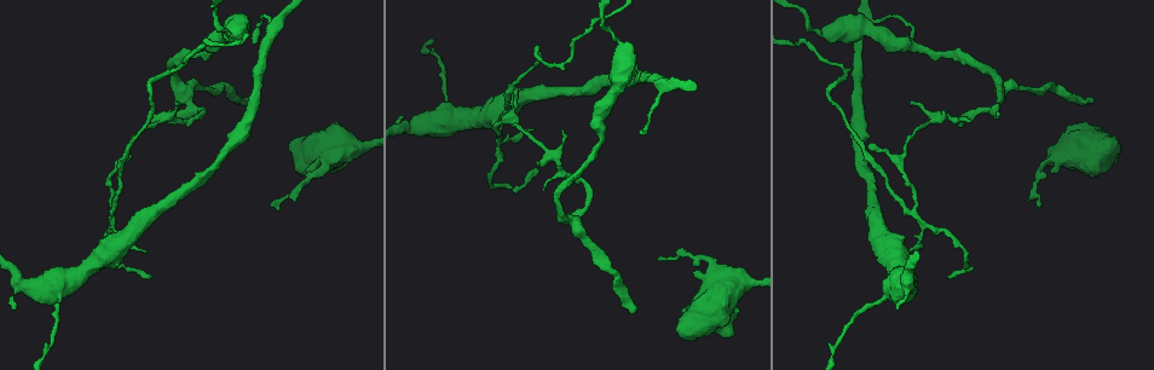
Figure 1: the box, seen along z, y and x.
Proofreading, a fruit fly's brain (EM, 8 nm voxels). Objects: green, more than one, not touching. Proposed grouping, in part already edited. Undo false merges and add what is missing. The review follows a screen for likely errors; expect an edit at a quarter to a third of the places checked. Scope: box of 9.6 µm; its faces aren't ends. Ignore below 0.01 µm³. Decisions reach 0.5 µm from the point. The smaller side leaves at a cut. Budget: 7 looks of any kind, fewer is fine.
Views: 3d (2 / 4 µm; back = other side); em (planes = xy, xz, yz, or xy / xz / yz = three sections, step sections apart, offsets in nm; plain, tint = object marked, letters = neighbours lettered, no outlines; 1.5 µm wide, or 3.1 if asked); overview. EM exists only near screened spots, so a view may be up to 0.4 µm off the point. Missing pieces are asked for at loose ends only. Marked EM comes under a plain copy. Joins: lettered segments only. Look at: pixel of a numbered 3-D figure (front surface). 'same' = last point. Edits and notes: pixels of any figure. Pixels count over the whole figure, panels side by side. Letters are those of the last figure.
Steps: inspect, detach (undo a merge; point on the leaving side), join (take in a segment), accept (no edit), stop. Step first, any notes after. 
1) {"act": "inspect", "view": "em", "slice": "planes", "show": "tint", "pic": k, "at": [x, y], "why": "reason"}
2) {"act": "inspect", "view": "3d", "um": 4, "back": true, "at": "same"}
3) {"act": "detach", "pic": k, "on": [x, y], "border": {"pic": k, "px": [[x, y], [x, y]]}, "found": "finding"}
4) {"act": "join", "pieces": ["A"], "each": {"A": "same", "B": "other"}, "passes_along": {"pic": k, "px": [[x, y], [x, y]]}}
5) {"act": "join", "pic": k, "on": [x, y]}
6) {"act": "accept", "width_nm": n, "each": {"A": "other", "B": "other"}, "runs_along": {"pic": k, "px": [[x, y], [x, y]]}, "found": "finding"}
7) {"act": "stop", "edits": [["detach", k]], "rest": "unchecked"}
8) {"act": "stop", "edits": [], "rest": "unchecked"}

{"act": "inspect", "view": "em", "slice": "planes", "show": "letters", "pic": 1, "at": [149, 275]}

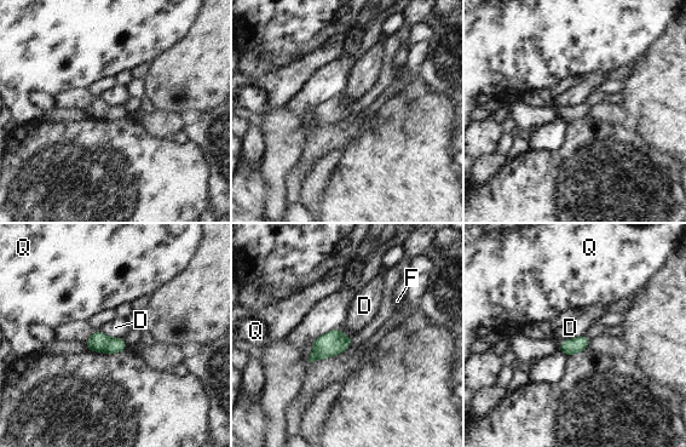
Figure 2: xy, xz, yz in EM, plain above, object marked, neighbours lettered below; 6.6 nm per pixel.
{"act": "accept", "each": {"D": "other", "F": "other", "Q": "other"}, "found": "none of them fits"}

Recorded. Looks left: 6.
{"act": "inspect", "view": "em", "slice": "xy", "step": 4, "show": "tint", "pic": 1, "at": [873, 302], "why": "calibre changes"}

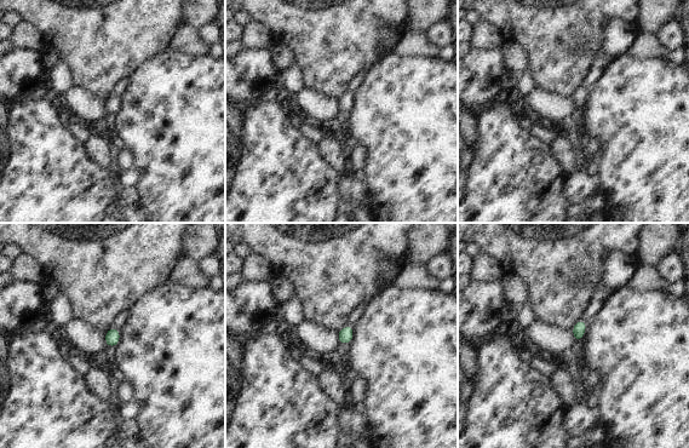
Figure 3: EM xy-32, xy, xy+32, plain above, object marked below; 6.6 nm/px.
{"act": "inspect", "view": "em", "slice": "planes", "show": "letters", "at": "same", "why": "another direction"}

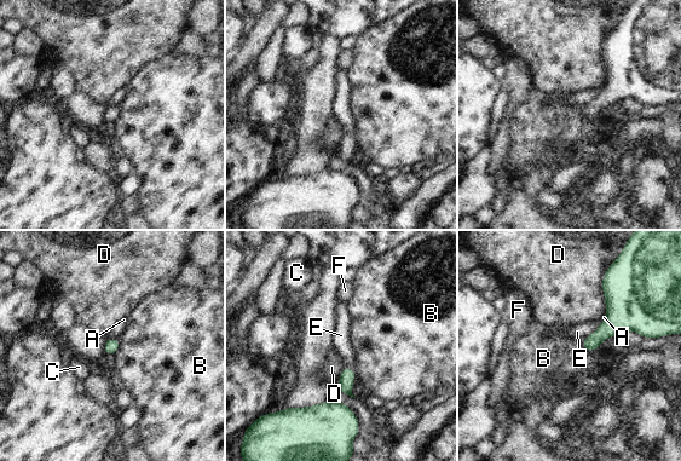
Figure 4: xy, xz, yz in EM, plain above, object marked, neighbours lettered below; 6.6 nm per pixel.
{"act": "accept", "longest_contact_nm": ["D", 320], "each": {"A": "other", "B": "other", "C": "other", "D": "other", "E": "other", "F": "other"}, "found": "all the same neuron"}

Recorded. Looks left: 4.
{"act": "inspect", "view": "3d", "um": 2, "pic": 1, "at": [270, 206], "why": "branch stops here"}

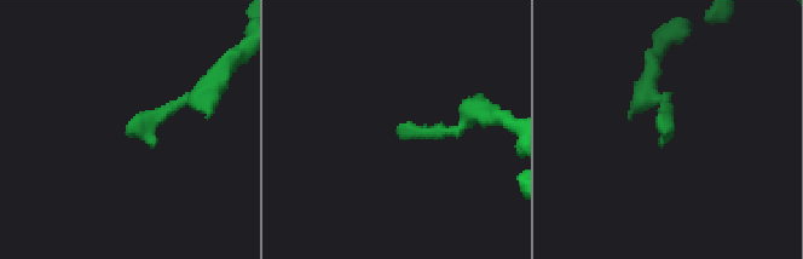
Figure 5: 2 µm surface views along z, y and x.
{"act": "inspect", "view": "em", "slice": "planes", "show": "letters", "pic": 5, "at": [130, 137], "why": "need the tissue"}

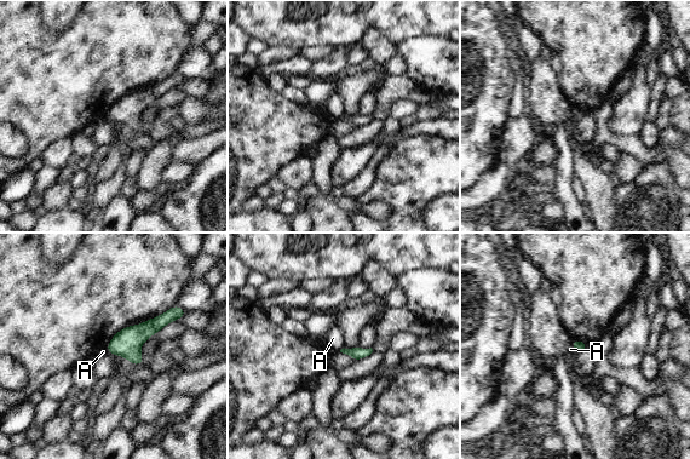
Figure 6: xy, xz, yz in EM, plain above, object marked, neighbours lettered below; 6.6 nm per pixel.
{"act": "accept", "width_nm": 80, "each": {"A": "other"}, "found": "no lettered segment goes on from it"}

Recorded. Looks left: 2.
{"act": "stop", "edits": [], "rest": "unchecked"}

